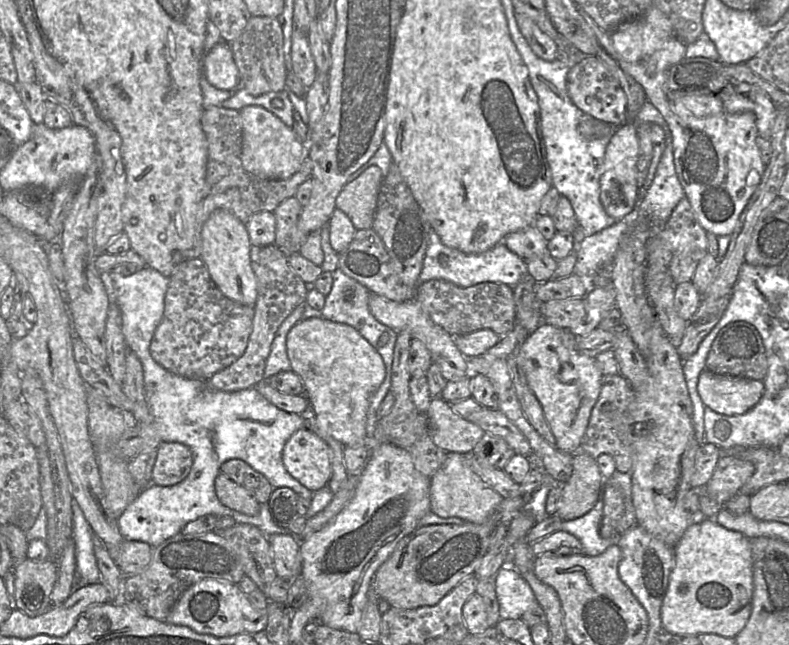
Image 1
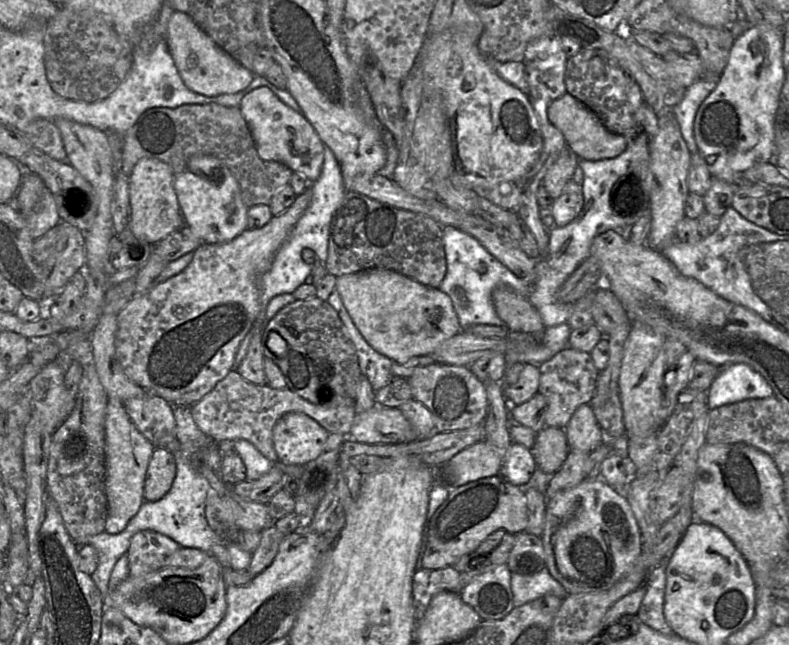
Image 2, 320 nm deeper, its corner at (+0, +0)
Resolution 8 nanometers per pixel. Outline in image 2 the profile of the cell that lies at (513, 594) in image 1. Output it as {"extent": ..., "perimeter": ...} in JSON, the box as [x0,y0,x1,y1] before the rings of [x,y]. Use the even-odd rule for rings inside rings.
{"extent":[510,566,568,607],"perimeter":[[[546,566],[531,575],[511,573],[510,584],[514,607],[522,606],[545,594],[553,594],[562,600],[568,595],[564,587],[551,576]]]}

